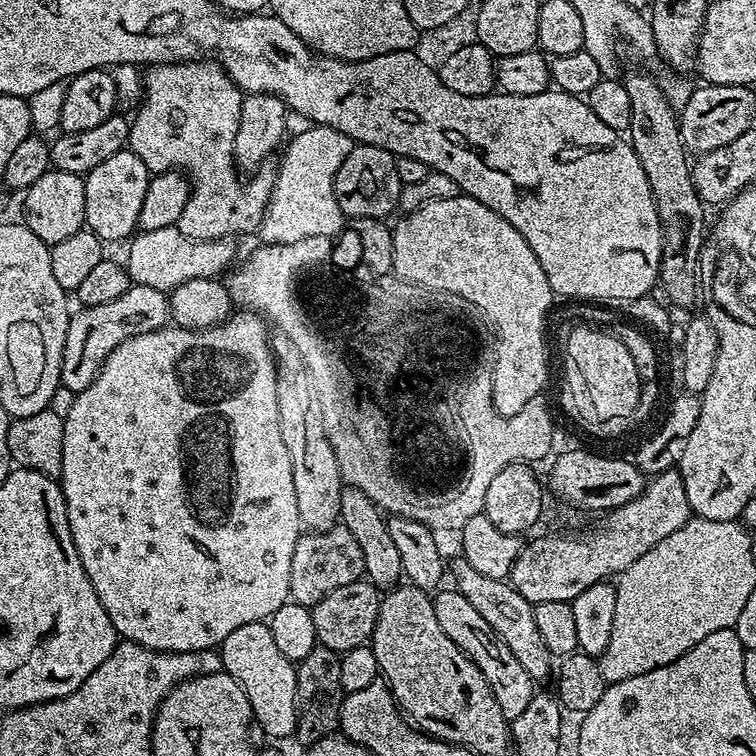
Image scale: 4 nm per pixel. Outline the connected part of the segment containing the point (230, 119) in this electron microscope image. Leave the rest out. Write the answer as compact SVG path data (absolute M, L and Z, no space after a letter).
M212 58L190 60L183 64L154 64L143 73L143 101L128 129L128 148L134 154L138 154L138 158L142 158L142 162L146 162L149 173L155 174L179 170L181 173L187 174L190 195L186 202L186 210L182 210L182 218L178 227L180 232L189 236L191 240L227 240L229 238L237 238L236 236L244 236L247 232L255 233L259 229L260 223L264 220L265 209L268 206L268 200L271 198L273 190L273 177L271 175L256 176L249 182L248 189L244 189L244 184L240 181L241 173L234 163L234 138L238 134L238 118L242 114L244 98L245 93L241 92L237 84L231 80L227 70Z

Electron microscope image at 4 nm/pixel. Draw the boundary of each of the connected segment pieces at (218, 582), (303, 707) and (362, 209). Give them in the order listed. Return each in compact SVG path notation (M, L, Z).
M240 310L229 316L219 328L207 328L202 332L191 332L185 328L165 326L154 330L150 334L129 337L126 342L122 342L108 355L106 362L100 368L100 373L94 378L94 382L90 382L90 386L86 386L86 390L77 392L71 397L72 405L69 406L68 412L63 413L62 470L58 477L58 483L64 491L64 500L68 503L70 534L74 538L78 558L82 558L82 566L86 570L86 574L90 578L102 606L108 611L110 622L125 641L152 648L155 652L197 652L207 648L219 649L220 643L226 638L230 638L230 634L234 634L234 630L238 630L238 626L267 621L274 614L274 610L278 610L278 606L289 603L290 558L294 558L294 546L302 535L302 525L298 514L298 498L294 494L294 474L290 466L290 450L286 450L286 442L282 442L282 422L278 418L276 357L272 354L270 331L268 332L267 327L269 328L269 325L255 311Z
M317 646L314 650L310 650L310 654L306 658L296 664L296 730L294 740L297 740L300 746L314 744L322 738L331 736L340 727L340 711L346 695L342 686L340 658L341 653Z
M356 144L342 162L342 166L338 167L333 189L337 194L338 206L344 211L345 217L356 220L379 220L388 218L392 211L397 211L401 187L396 157L392 153L378 146Z

